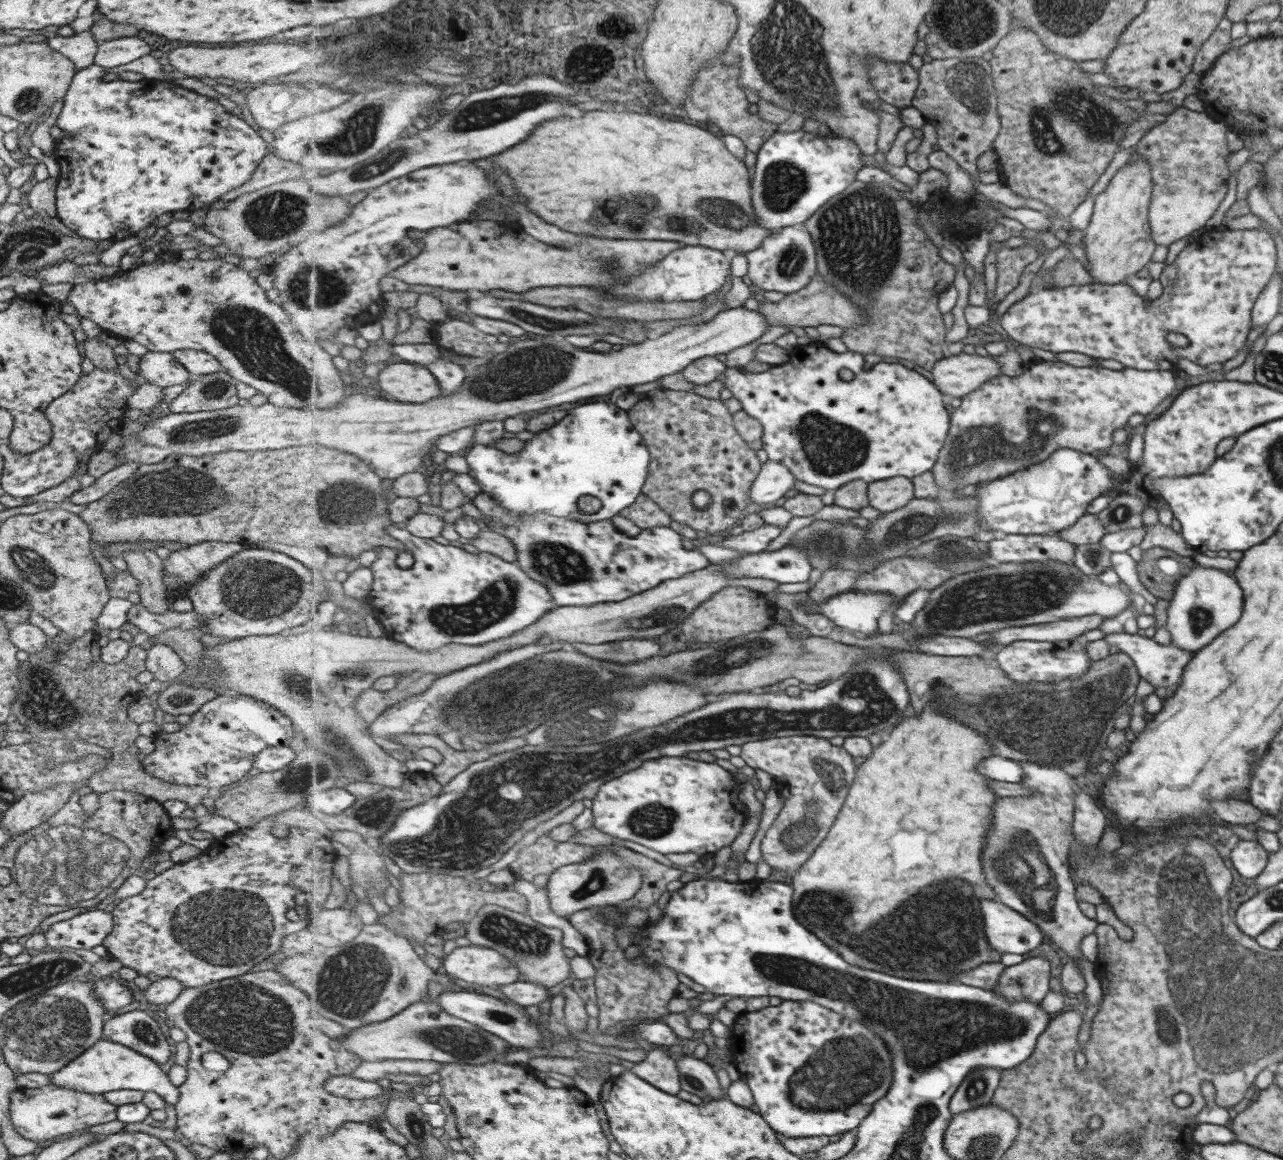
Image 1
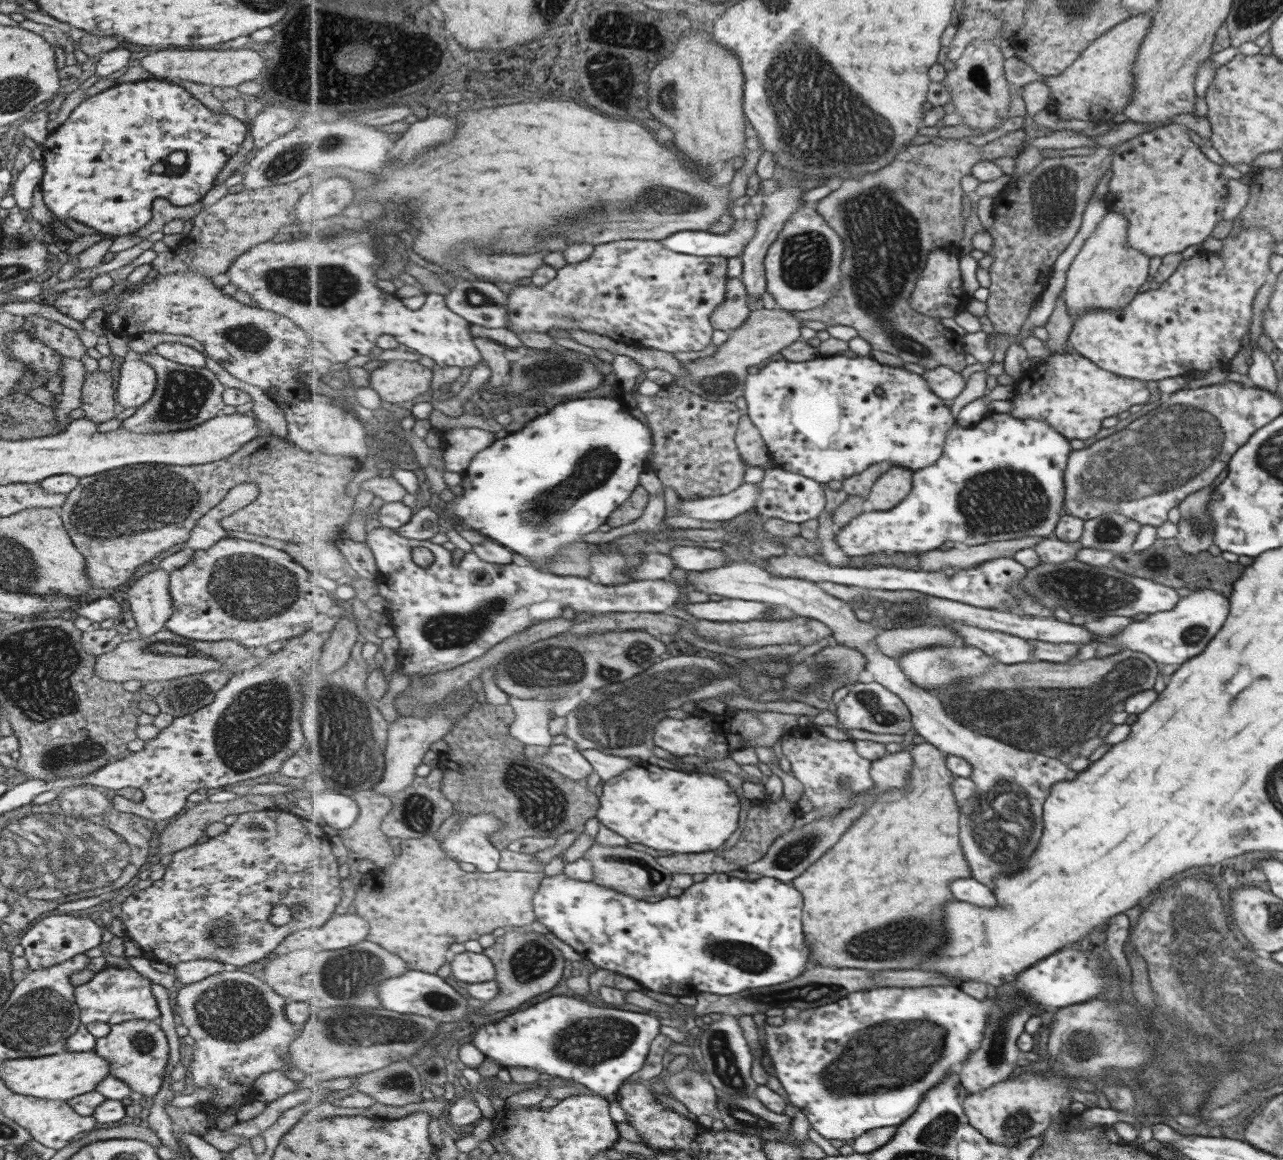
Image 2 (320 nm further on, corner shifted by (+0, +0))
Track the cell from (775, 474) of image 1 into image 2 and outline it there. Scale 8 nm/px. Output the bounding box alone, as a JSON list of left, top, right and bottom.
[677,483,760,522]

